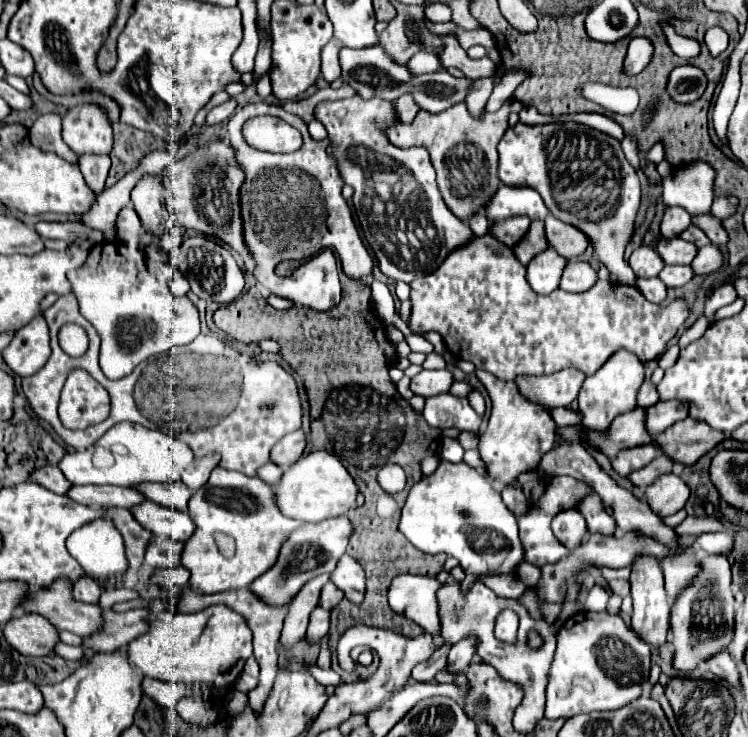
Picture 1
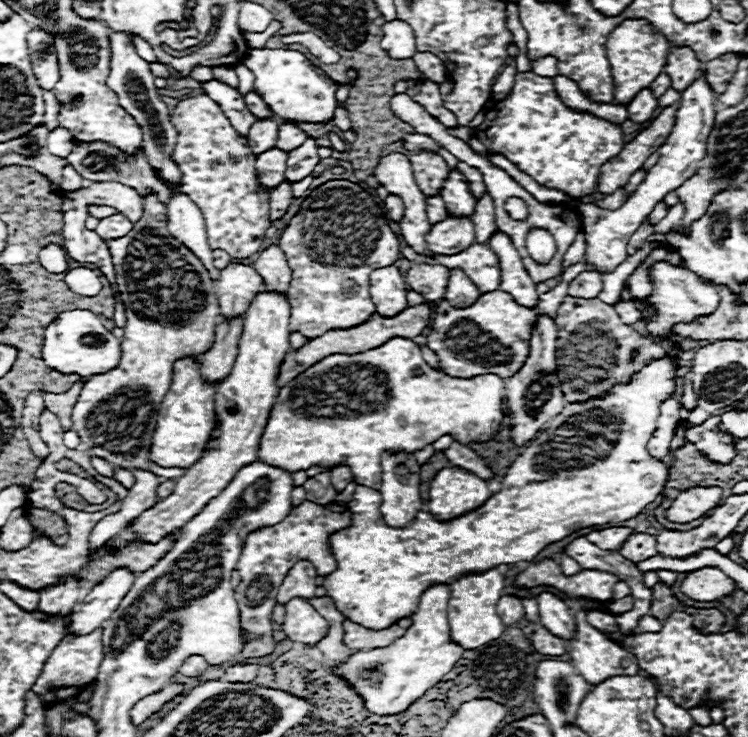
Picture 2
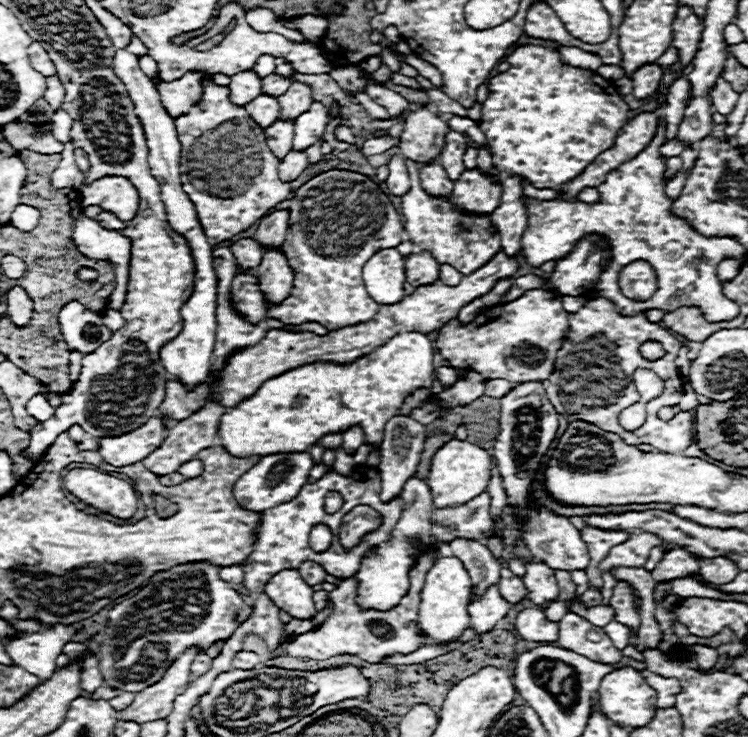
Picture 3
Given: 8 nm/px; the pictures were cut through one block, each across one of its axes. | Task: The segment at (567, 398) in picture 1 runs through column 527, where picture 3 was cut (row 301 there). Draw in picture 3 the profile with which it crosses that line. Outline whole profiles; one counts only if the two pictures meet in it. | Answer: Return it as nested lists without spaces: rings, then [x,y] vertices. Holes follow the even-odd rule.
[[[396,248],[376,252],[364,264],[362,280],[378,304],[396,304],[404,296],[404,256]]]

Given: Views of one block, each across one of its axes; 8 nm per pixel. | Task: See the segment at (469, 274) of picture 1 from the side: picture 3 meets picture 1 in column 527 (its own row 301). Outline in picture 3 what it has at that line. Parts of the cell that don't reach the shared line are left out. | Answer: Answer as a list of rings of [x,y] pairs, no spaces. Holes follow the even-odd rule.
[[[328,170],[302,186],[290,200],[288,232],[284,238],[294,284],[290,296],[280,304],[268,306],[266,314],[288,326],[318,322],[328,330],[340,330],[364,324],[378,314],[380,304],[366,292],[362,268],[374,252],[396,248],[404,240],[406,230],[400,214],[380,186],[360,172]]]

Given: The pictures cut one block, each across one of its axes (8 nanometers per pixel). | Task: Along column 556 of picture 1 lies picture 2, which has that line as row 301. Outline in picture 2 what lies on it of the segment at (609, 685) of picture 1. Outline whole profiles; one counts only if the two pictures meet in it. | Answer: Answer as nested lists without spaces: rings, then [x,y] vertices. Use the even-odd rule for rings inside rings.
[[[656,262],[652,266],[652,270],[650,270],[650,282],[654,284],[654,288],[652,288],[652,294],[648,296],[648,302],[656,308],[656,314],[650,314],[648,306],[638,302],[638,300],[634,304],[642,312],[642,316],[648,320],[648,324],[646,324],[648,336],[658,340],[658,342],[670,340],[674,324],[678,324],[678,322],[692,322],[696,318],[712,314],[716,310],[716,306],[718,306],[718,300],[720,300],[718,288],[714,288],[710,284],[704,284],[686,266],[674,266],[674,264],[668,264],[668,262]]]

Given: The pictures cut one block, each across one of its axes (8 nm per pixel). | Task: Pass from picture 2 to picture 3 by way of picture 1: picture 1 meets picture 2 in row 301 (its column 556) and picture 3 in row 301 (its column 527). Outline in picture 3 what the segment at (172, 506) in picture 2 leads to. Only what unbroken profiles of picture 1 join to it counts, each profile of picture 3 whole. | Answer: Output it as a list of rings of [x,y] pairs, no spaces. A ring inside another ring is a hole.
[[[276,246],[266,248],[262,262],[254,270],[254,274],[260,278],[266,302],[284,300],[290,294],[294,274],[292,274],[292,268],[288,266],[288,260],[282,248],[276,248]]]

